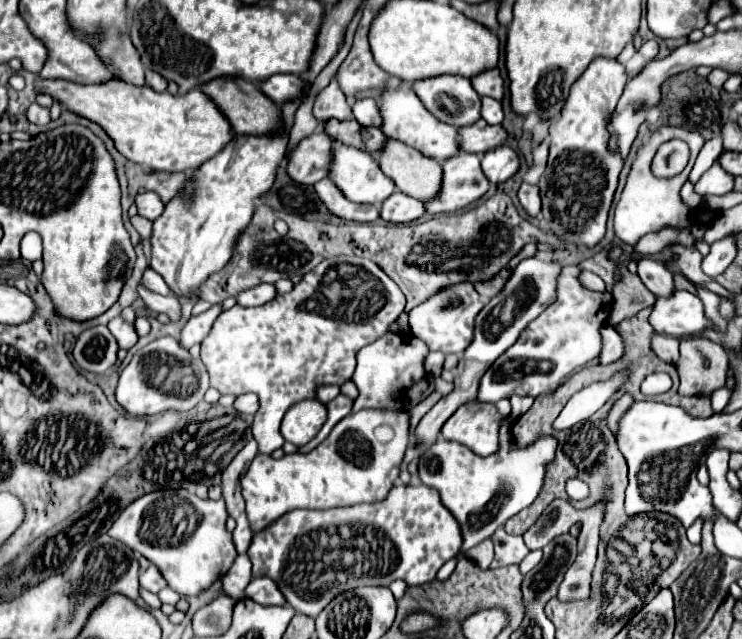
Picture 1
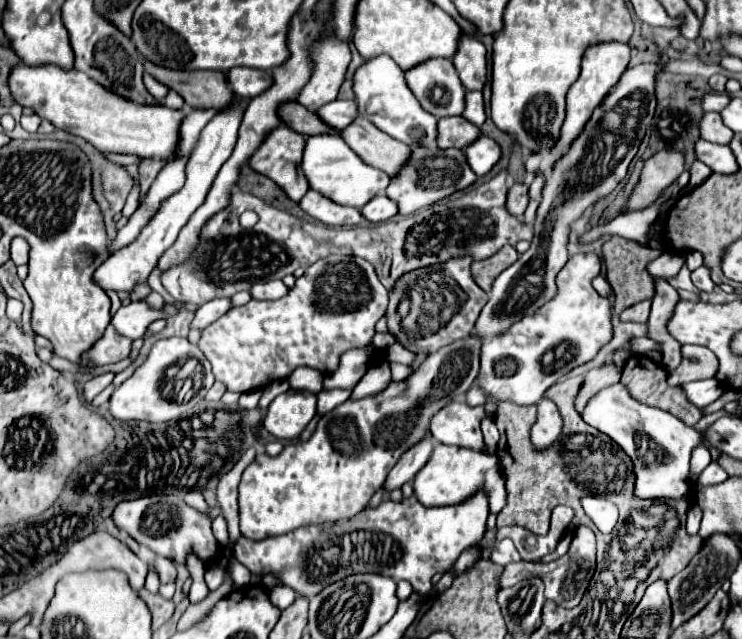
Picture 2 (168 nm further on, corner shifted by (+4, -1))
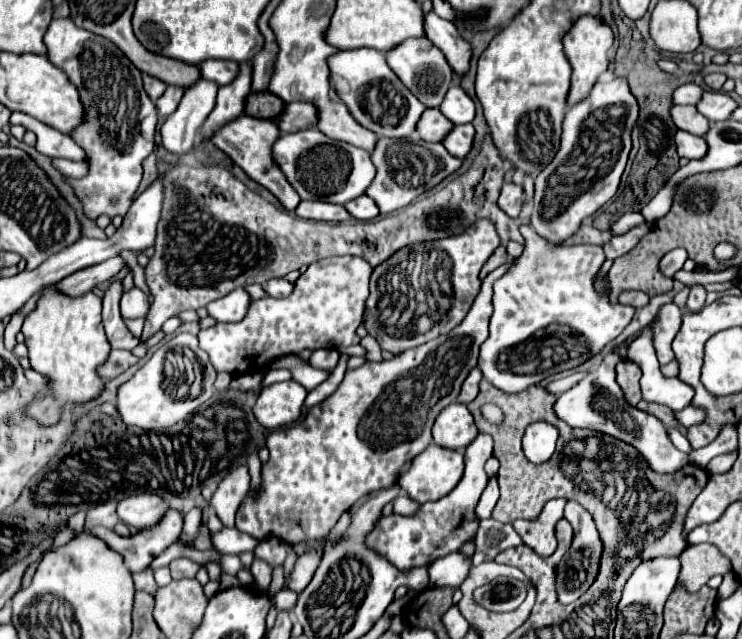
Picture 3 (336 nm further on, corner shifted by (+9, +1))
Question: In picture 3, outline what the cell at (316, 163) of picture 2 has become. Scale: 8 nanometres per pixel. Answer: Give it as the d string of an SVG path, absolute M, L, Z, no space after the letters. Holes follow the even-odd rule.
M317 128L293 132L293 134L281 134L277 142L271 146L271 154L275 164L289 180L289 184L301 196L301 200L345 204L365 194L367 186L373 182L373 176L375 176L375 166L367 150L349 146L347 142L331 140Z

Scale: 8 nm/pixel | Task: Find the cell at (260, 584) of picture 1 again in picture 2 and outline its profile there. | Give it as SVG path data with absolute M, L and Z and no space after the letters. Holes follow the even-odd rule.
M276 584L276 586L268 588L268 598L270 598L270 602L276 608L284 610L284 608L288 608L296 600L296 592L292 588L284 586L284 584Z

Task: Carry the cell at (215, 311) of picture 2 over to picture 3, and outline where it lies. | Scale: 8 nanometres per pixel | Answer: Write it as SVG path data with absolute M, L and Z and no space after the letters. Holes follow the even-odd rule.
M233 290L229 292L225 298L213 300L211 304L207 304L209 316L215 318L217 322L239 322L241 318L245 318L245 310L249 310L249 302L251 296L247 294L247 290Z

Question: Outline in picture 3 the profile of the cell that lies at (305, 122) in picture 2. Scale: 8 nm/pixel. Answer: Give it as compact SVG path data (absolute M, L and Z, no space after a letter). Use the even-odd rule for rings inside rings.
M251 92L245 98L245 114L255 118L273 120L283 110L283 100L271 92Z

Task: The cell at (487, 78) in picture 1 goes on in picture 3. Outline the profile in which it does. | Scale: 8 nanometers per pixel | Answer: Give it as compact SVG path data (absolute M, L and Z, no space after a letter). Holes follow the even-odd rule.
M425 12L425 36L443 50L447 62L457 74L467 72L471 60L471 46L459 36L459 30L439 18L435 12Z

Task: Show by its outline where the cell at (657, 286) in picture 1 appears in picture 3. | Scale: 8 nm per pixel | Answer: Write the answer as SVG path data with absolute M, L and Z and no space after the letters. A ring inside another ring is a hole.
M665 304L659 310L657 318L653 320L653 332L655 332L653 342L655 342L659 364L669 364L673 360L671 342L679 328L681 328L681 310L675 304Z

